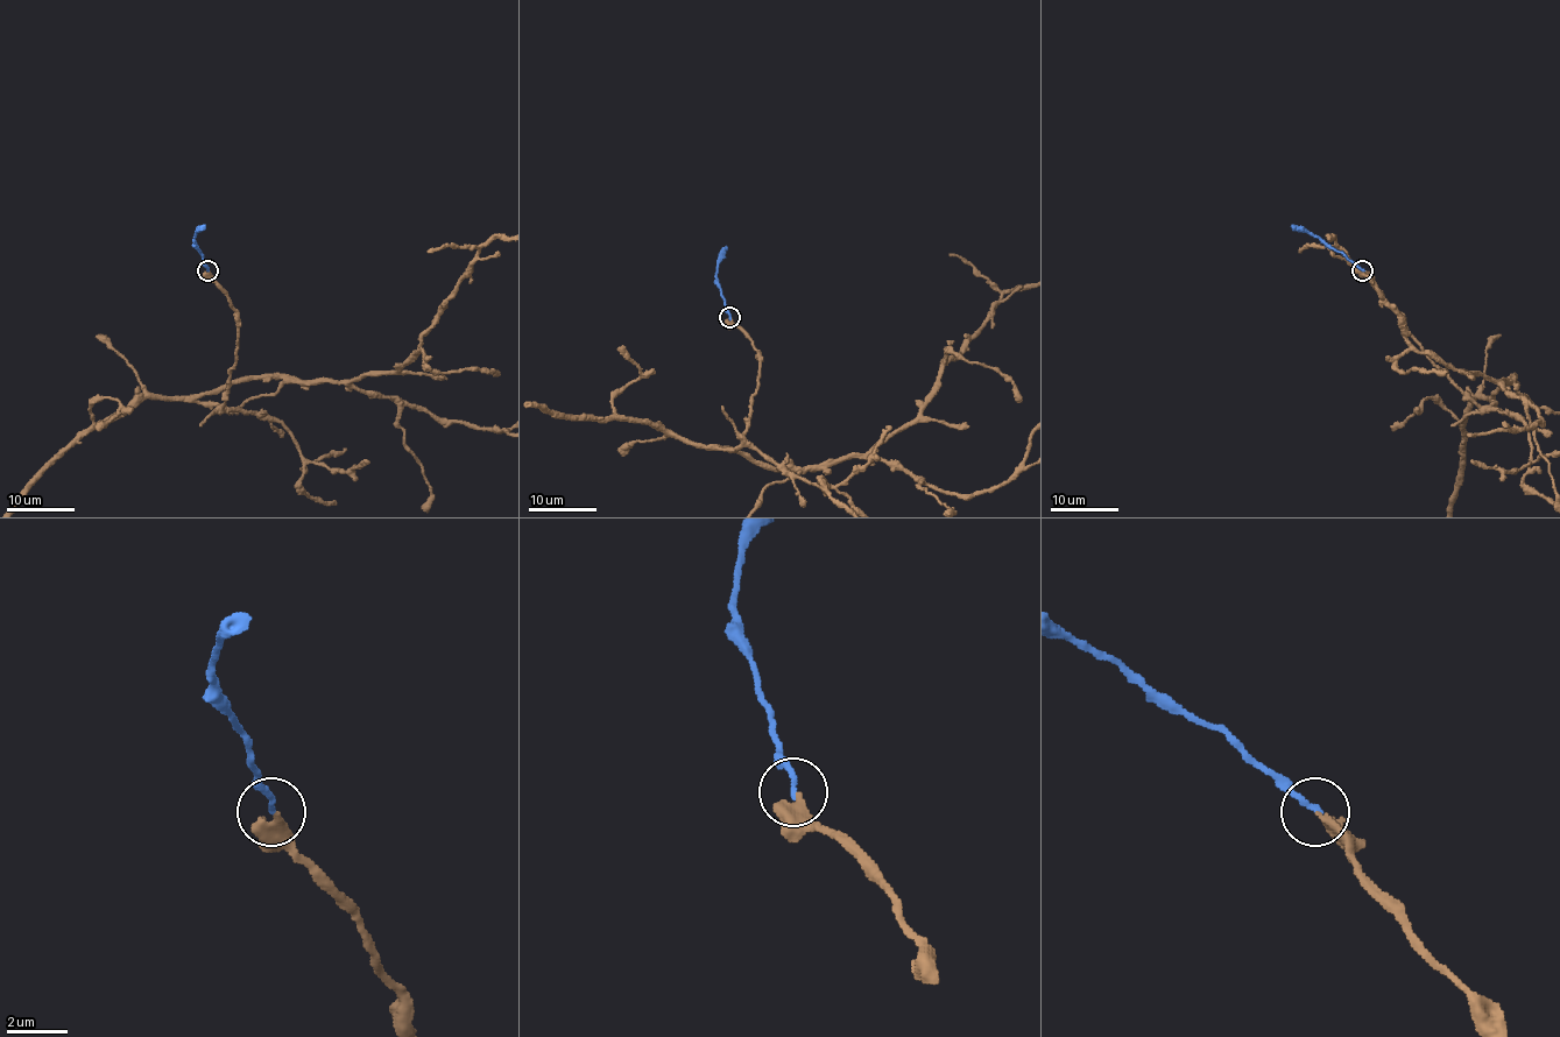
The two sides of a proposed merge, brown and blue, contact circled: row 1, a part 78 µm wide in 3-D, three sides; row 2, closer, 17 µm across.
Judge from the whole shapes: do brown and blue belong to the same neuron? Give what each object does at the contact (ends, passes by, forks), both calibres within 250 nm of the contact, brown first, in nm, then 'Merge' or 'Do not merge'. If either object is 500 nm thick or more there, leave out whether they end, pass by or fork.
At the ring brown ends. At the ring blue ends. Thickness 360 nm (brown) against 190 nm. Merge

